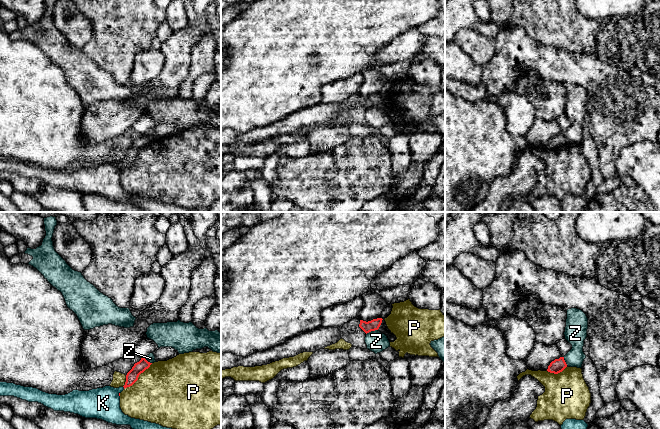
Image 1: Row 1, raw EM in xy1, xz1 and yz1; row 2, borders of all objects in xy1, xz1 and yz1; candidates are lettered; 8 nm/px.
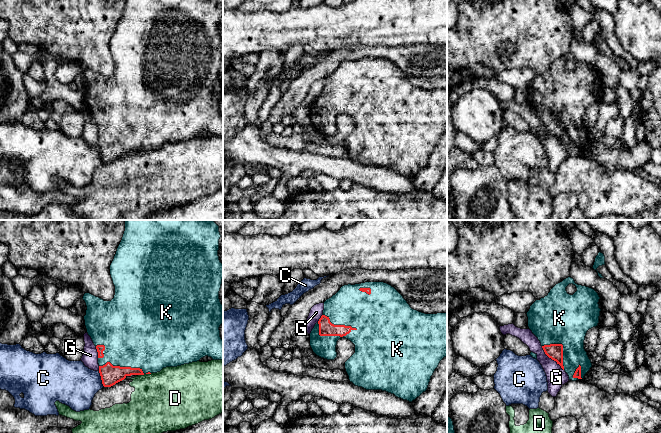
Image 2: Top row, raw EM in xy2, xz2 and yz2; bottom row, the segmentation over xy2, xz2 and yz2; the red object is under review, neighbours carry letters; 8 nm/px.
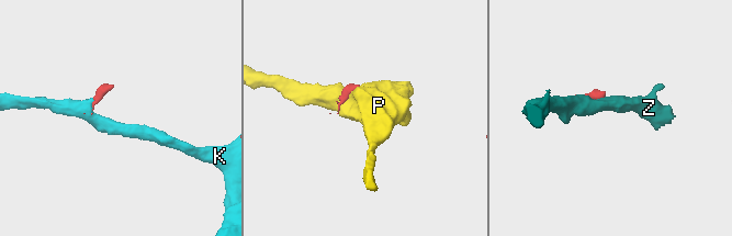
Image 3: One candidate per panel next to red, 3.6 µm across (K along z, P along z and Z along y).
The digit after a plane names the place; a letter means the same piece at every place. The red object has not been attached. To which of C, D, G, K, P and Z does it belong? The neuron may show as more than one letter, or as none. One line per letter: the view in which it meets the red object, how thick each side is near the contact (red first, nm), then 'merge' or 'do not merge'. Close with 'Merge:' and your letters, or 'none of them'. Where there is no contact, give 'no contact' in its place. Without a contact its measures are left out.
C: contact in xy2; calibres 160 and 360 nm; do not merge
D: contact in xy2; calibres 160 and 420 nm; do not merge
G: contact in yz2; calibres 130 and 160 nm; do not merge
K: contact in xy2; calibres 160 and 480 nm; merge
P: contact in xy1; calibres 100 and 480 nm; do not merge
Z: contact in xz1; calibres 90 and 160 nm; do not merge
Merge: K

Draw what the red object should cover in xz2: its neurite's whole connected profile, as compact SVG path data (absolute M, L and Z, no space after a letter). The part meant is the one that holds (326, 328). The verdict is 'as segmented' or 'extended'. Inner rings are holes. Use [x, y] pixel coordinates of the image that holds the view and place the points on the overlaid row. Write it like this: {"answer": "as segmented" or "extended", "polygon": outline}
{"answer": "extended", "polygon": "M365 282L355 285L348 284L342 286L335 295L324 302L323 315L310 333L310 346L317 356L327 360L334 360L337 357L337 341L341 337L350 340L355 345L355 353L345 362L345 369L350 382L366 390L386 391L394 394L398 398L412 402L427 390L435 369L438 367L440 361L447 356L447 313L425 314L414 310L394 287L384 282Z"}

